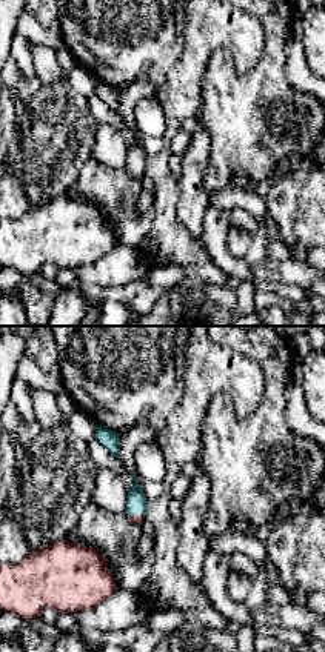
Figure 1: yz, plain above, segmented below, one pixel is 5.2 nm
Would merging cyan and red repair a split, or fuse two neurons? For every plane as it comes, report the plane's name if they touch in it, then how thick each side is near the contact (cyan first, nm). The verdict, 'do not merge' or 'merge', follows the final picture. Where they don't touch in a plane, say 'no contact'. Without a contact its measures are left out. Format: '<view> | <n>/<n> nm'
yz | 100/50 nm

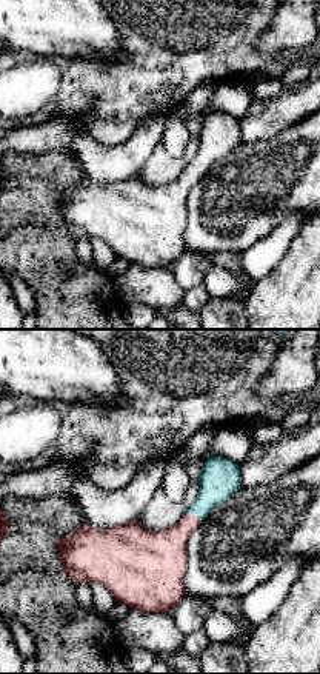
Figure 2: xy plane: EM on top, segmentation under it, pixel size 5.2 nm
xy | 200/220 nm

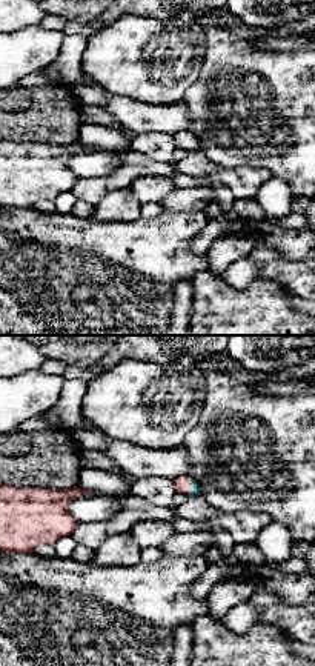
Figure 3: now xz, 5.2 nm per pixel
xz | 50/80 nm

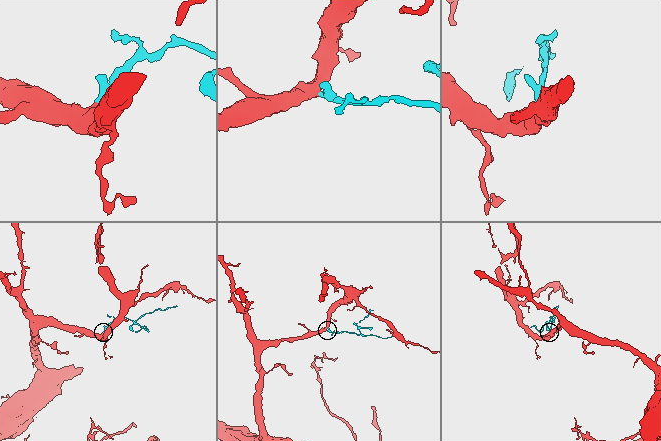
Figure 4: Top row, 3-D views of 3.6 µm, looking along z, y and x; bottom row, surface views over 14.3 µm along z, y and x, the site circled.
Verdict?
merge

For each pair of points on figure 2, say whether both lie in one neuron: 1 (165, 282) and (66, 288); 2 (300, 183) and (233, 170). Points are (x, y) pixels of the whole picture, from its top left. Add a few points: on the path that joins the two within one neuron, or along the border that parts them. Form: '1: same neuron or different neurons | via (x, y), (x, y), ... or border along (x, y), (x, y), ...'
1: different neurons | border along (113, 279), (116, 293), (125, 303)
2: same neuron | via (283, 180), (250, 180)

